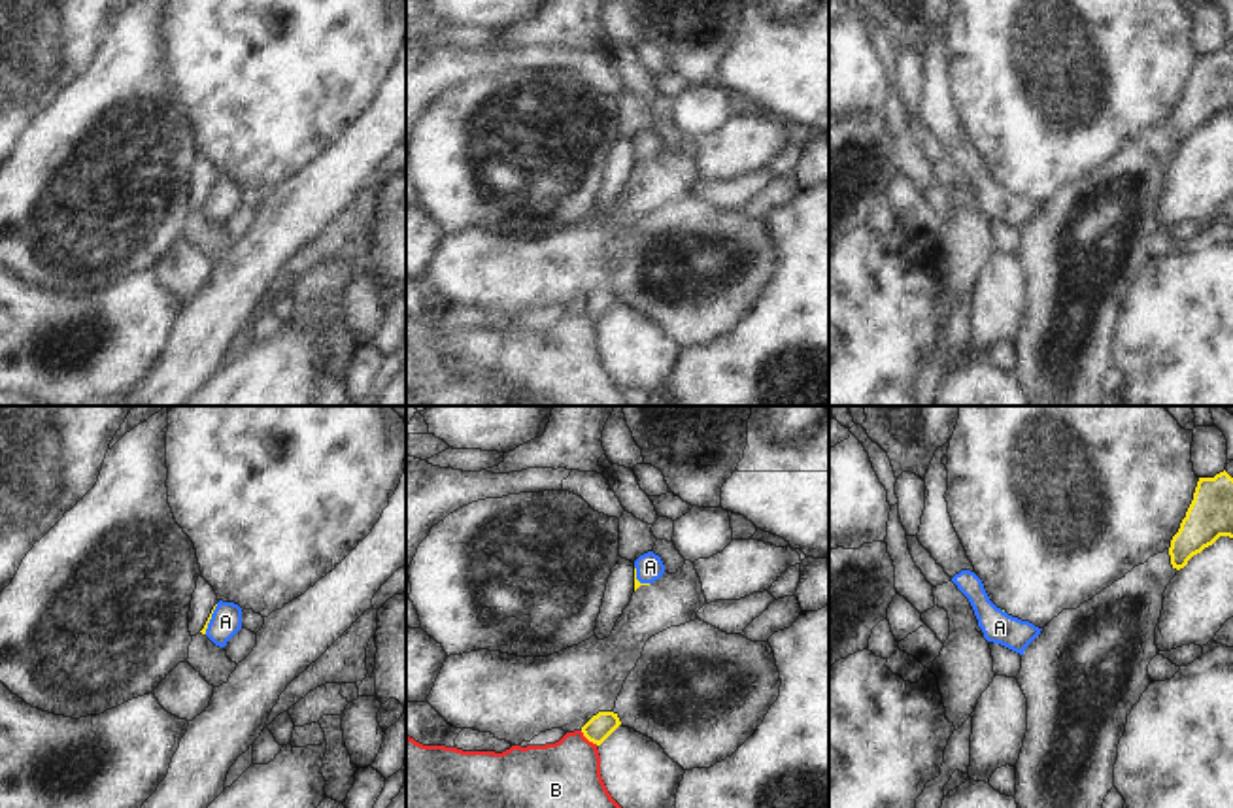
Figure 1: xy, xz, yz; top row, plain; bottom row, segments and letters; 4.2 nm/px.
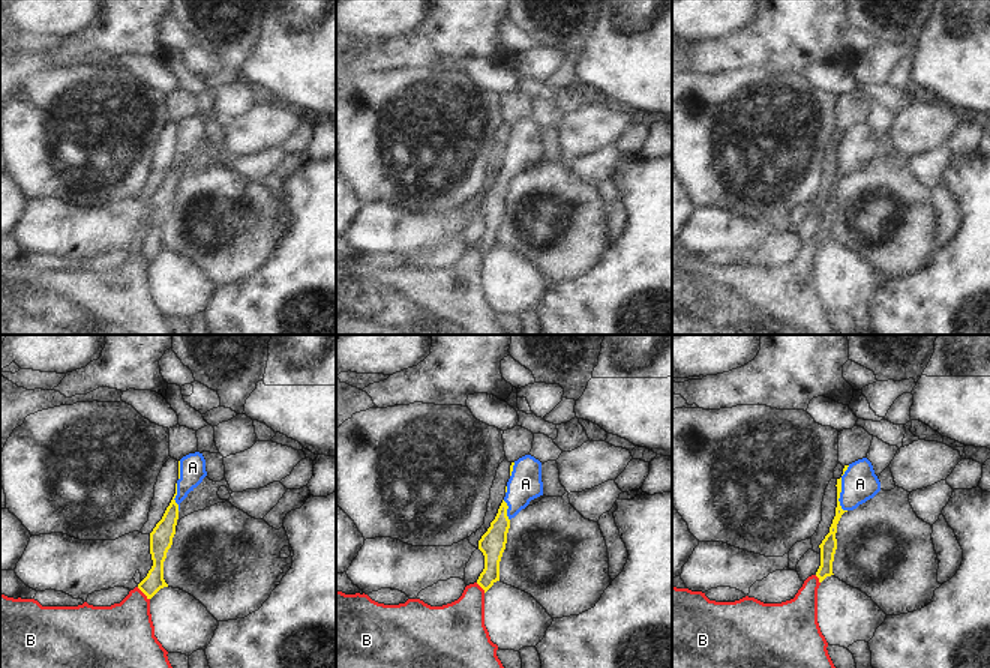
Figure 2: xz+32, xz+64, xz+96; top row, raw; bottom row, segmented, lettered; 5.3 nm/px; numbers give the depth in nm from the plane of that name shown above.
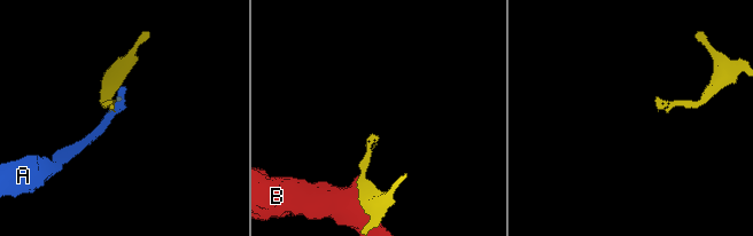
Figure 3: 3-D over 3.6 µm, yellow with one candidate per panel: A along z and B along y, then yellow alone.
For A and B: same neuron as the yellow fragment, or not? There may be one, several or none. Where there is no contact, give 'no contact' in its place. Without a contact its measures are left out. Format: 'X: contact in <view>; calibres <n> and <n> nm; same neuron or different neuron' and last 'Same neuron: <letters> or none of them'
A: contact in xy; calibres 20 and 130 nm; same neuron
B: contact in xz; calibres 110 and 380 nm; different neuron
Same neuron: A

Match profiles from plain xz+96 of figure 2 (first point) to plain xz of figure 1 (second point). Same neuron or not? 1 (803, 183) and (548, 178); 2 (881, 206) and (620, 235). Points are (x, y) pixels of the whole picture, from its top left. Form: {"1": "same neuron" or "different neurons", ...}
{"1": "same neuron", "2": "different neurons"}

